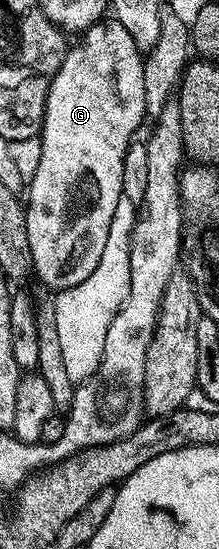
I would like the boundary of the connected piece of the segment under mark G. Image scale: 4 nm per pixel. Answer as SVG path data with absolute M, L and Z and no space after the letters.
M102 19L80 34L78 41L81 42L74 49L72 46L66 52L63 63L47 91L45 118L41 124L39 134L42 143L39 167L36 168L33 177L27 181L29 201L27 197L25 214L27 215L27 239L31 242L33 271L36 280L41 280L47 288L53 289L52 291L70 289L79 283L83 283L83 279L87 279L87 275L91 275L95 271L95 267L99 267L99 259L103 259L103 246L107 243L107 231L111 229L111 219L115 215L115 207L119 207L119 199L123 195L123 163L125 162L125 156L129 150L129 144L138 136L137 128L144 121L147 121L147 114L145 112L147 107L147 91L143 89L145 57L143 56L143 50L135 43L135 39L131 39L131 34L128 33L127 27L123 27L123 23L119 23L115 19Z

